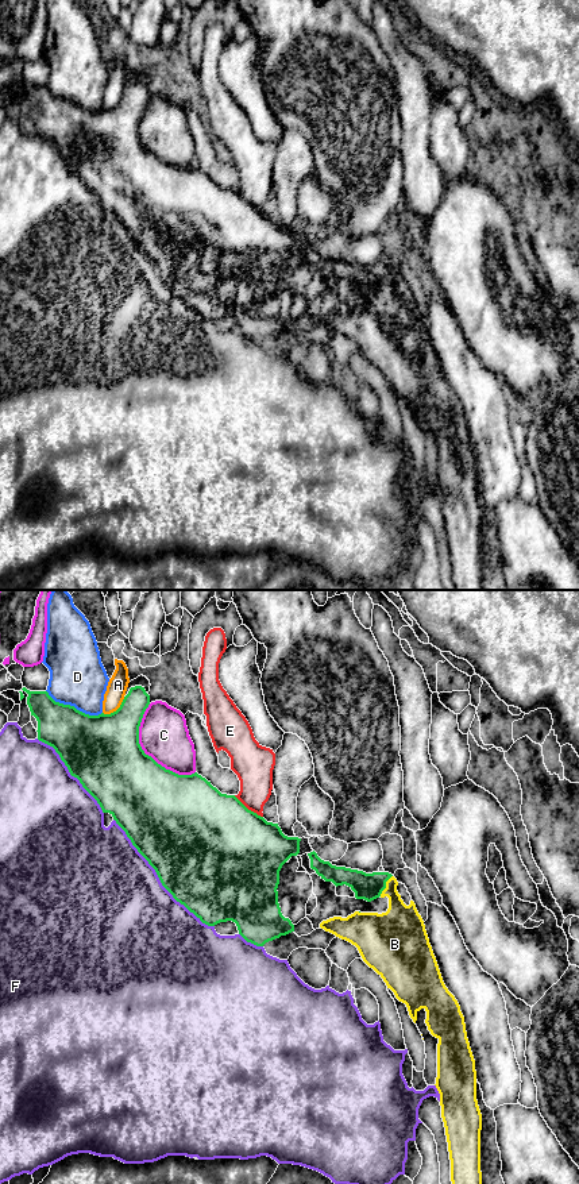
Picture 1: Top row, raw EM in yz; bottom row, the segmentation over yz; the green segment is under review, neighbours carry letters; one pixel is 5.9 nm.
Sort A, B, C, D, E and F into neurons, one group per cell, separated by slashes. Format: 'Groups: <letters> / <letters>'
Groups: A / B / C / D / E / F

